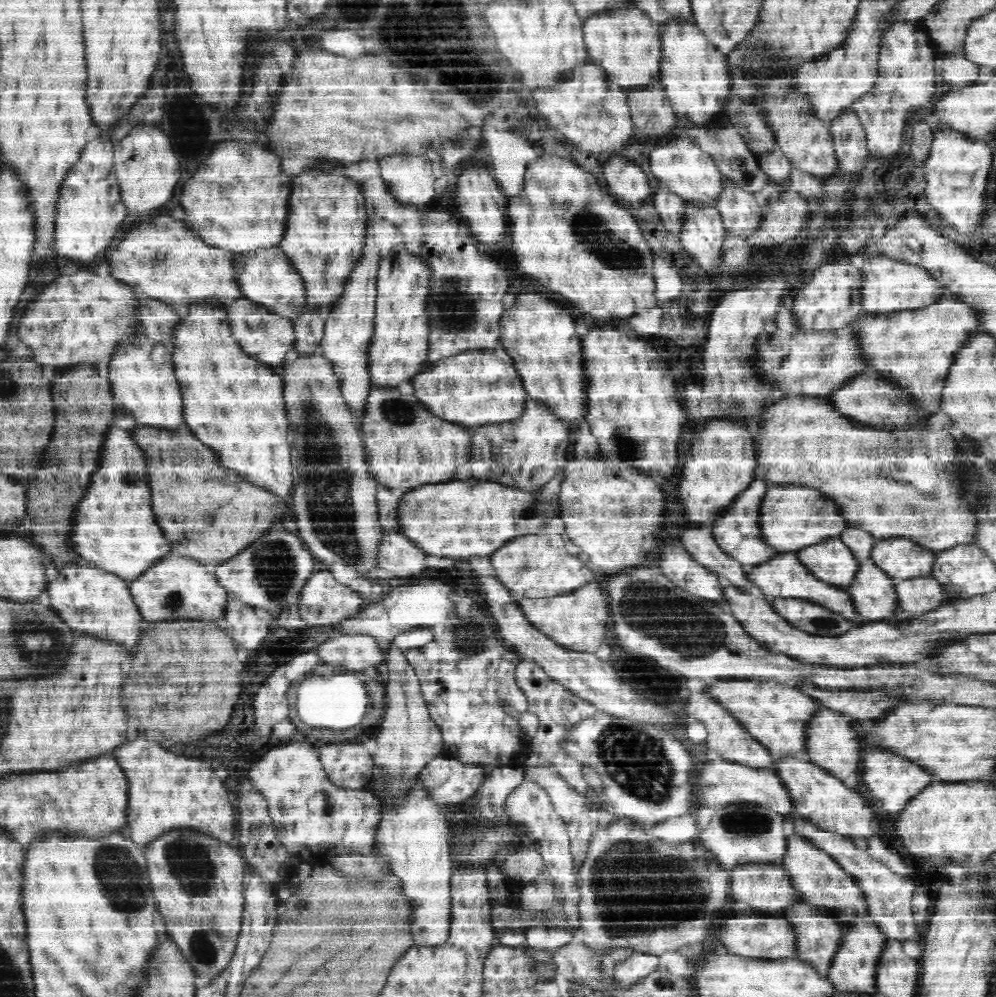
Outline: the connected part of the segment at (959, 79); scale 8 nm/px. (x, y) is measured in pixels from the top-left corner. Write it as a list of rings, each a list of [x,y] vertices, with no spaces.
[[[964,53],[945,54],[940,61],[939,72],[944,81],[966,86],[977,82],[980,66],[970,61]]]

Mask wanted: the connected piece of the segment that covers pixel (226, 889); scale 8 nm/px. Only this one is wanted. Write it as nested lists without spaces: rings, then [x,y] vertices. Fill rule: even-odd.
[[[170,832],[168,836],[162,836],[162,840],[154,840],[154,844],[146,846],[145,855],[158,910],[166,920],[166,928],[174,944],[198,976],[213,981],[225,975],[236,952],[234,942],[242,928],[244,910],[244,860],[238,850],[208,836]],[[228,934],[232,934],[230,942]],[[224,944],[228,946],[224,948]]]

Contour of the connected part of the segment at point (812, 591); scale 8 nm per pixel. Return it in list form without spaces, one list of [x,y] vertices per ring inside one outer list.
[[[786,552],[782,556],[776,556],[774,560],[766,564],[760,564],[754,570],[749,573],[752,582],[758,586],[763,595],[771,596],[784,596],[784,598],[810,598],[810,600],[816,600],[816,604],[824,604],[826,608],[834,610],[834,612],[840,612],[844,618],[848,618],[854,626],[858,626],[864,618],[858,614],[858,610],[854,608],[854,600],[850,596],[850,590],[848,588],[840,588],[842,585],[836,585],[834,583],[828,584],[824,580],[818,580],[812,572],[806,570],[806,566],[800,562],[798,554],[796,552]]]

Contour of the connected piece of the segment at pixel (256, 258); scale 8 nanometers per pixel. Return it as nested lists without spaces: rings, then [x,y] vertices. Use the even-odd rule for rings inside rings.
[[[280,246],[260,248],[248,253],[248,256],[237,253],[236,259],[240,270],[239,285],[244,299],[260,303],[269,313],[293,320],[307,311],[304,281]]]

